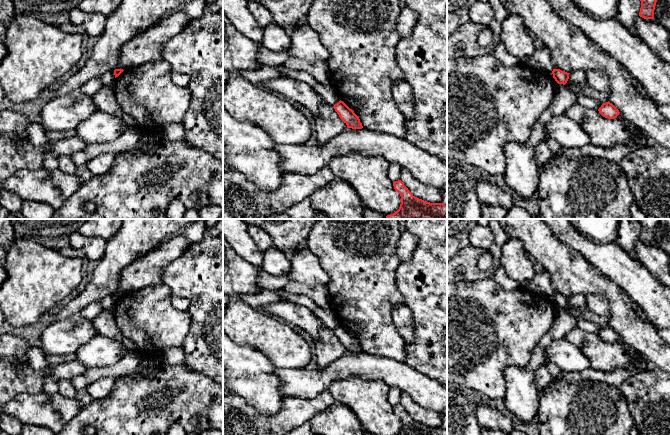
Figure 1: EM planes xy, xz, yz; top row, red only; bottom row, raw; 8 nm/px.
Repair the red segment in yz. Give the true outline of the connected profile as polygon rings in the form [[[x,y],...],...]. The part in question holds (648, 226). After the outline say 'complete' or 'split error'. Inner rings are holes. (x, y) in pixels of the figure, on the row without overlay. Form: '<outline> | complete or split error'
[[[638,219],[641,225],[639,240],[644,243],[654,243],[654,234],[661,219]]] | complete

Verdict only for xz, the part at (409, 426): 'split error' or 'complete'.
complete

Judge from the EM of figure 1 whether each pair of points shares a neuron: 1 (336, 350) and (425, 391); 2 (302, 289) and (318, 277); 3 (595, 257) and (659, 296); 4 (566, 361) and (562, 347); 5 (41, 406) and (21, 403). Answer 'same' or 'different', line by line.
1: different
2: different
3: same
4: same
5: same

